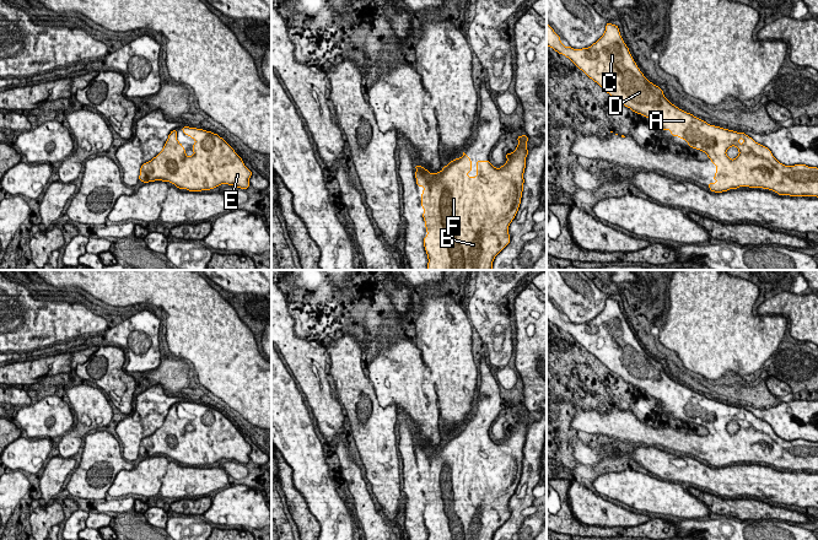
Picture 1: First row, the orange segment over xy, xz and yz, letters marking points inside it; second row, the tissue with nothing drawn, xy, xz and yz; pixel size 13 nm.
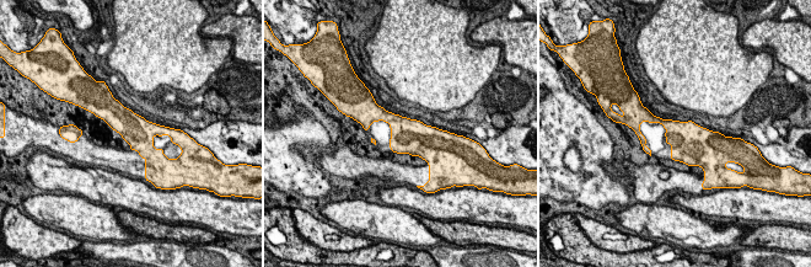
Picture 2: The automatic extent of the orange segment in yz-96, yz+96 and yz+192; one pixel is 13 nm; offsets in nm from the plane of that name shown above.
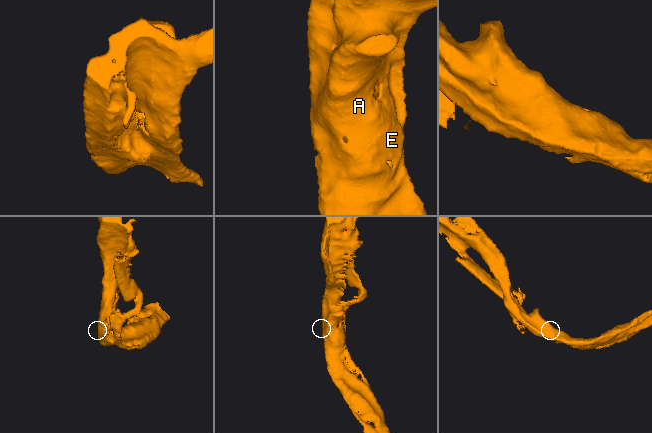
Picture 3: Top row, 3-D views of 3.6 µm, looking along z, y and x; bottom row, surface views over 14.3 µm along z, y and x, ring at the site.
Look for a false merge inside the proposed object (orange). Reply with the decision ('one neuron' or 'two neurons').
one neuron

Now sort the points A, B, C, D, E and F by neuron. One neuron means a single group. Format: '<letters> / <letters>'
A B C D E F

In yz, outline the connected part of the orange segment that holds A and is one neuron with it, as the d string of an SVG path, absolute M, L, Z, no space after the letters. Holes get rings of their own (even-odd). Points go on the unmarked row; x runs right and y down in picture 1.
M608 297L604 309L596 318L588 323L574 324L565 322L547 298L547 320L569 333L634 388L645 390L660 404L669 405L671 410L684 414L690 422L704 426L711 438L716 439L715 457L709 458L711 466L749 461L774 465L779 470L818 472L817 442L785 441L768 422L744 407L710 400L672 379L662 363L640 346L618 301ZM731 421L739 426L734 434L726 430Z

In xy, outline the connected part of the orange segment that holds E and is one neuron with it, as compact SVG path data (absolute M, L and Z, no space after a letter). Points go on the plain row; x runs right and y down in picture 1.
M183 401L187 411L195 415L194 430L188 432L172 405L162 426L140 443L140 457L169 457L189 466L210 465L221 459L249 463L252 450L242 433L217 409Z

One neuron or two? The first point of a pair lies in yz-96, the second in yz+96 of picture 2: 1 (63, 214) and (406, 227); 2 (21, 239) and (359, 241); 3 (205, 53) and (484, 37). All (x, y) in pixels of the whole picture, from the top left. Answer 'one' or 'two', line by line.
1: one
2: one
3: two

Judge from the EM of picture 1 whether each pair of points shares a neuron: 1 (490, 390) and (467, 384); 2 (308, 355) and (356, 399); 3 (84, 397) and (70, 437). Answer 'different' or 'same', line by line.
1: different
2: different
3: same

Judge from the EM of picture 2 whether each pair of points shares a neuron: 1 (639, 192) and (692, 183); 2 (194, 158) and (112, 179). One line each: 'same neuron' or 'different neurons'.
1: same neuron
2: different neurons

